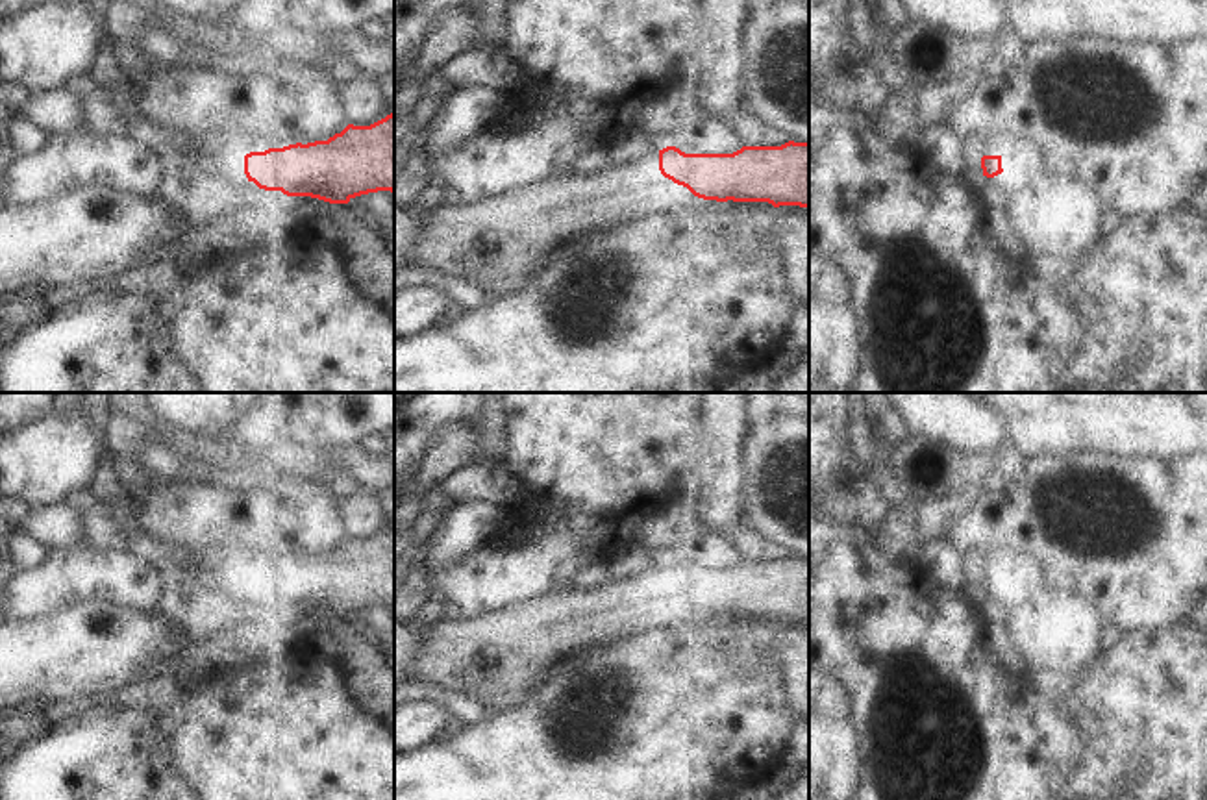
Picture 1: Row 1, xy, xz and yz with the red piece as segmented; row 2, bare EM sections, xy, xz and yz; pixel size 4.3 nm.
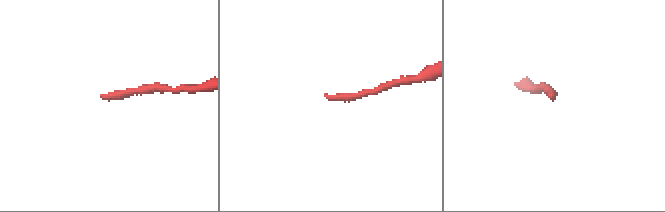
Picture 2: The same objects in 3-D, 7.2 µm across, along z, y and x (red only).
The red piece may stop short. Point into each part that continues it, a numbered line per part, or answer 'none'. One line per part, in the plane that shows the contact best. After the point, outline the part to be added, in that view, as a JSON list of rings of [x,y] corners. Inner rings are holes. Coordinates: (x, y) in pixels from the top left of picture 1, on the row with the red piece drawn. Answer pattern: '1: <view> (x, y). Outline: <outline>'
1: yz (1030, 160). Outline: [[[1026,152],[1018,156],[1002,156],[1002,169],[1003,174],[1009,174],[1013,170],[1027,170],[1042,167],[1042,154],[1040,152]]]

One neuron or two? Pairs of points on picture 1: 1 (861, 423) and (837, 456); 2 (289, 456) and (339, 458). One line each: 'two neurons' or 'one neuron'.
1: one neuron
2: one neuron

